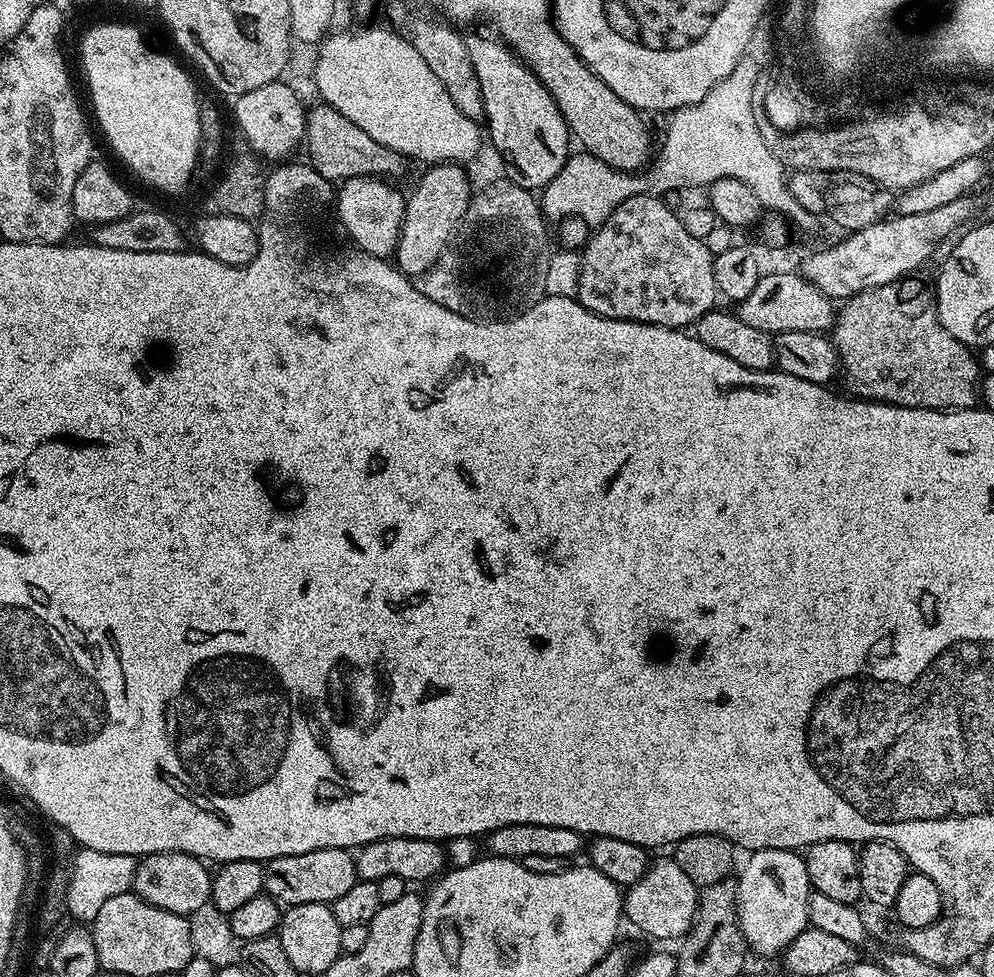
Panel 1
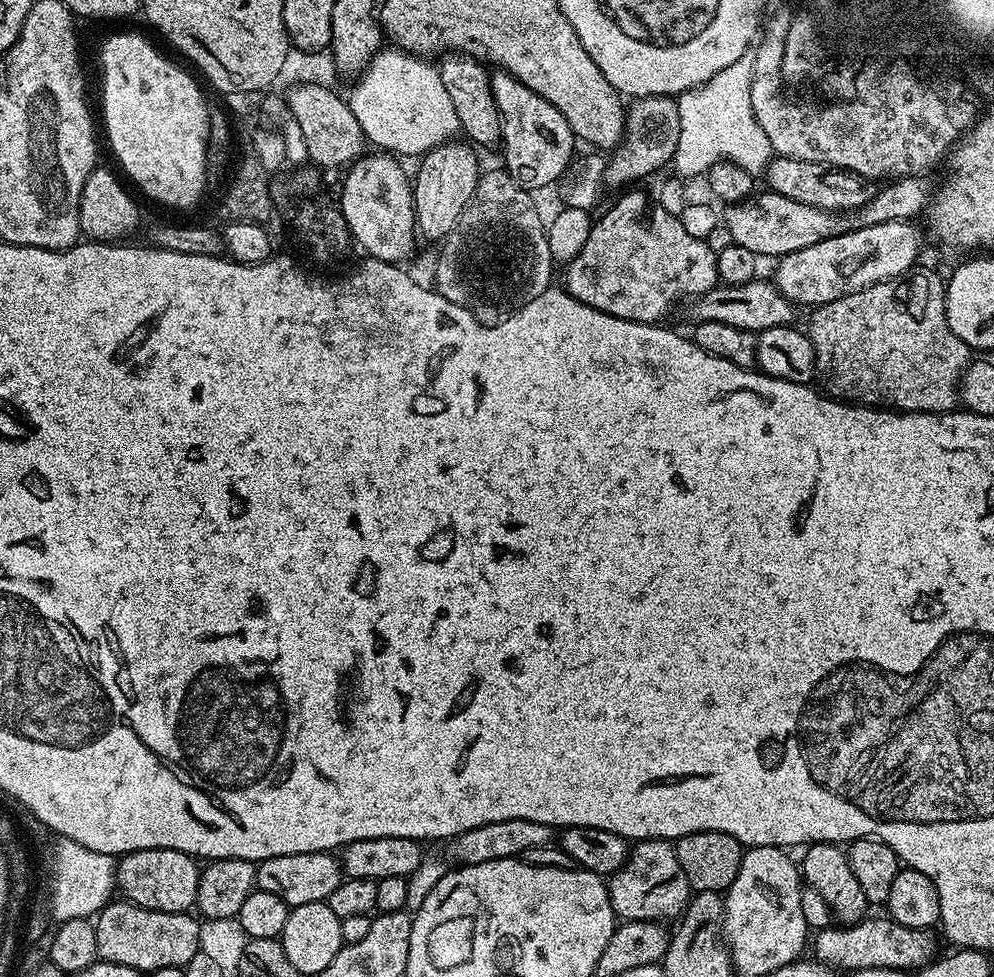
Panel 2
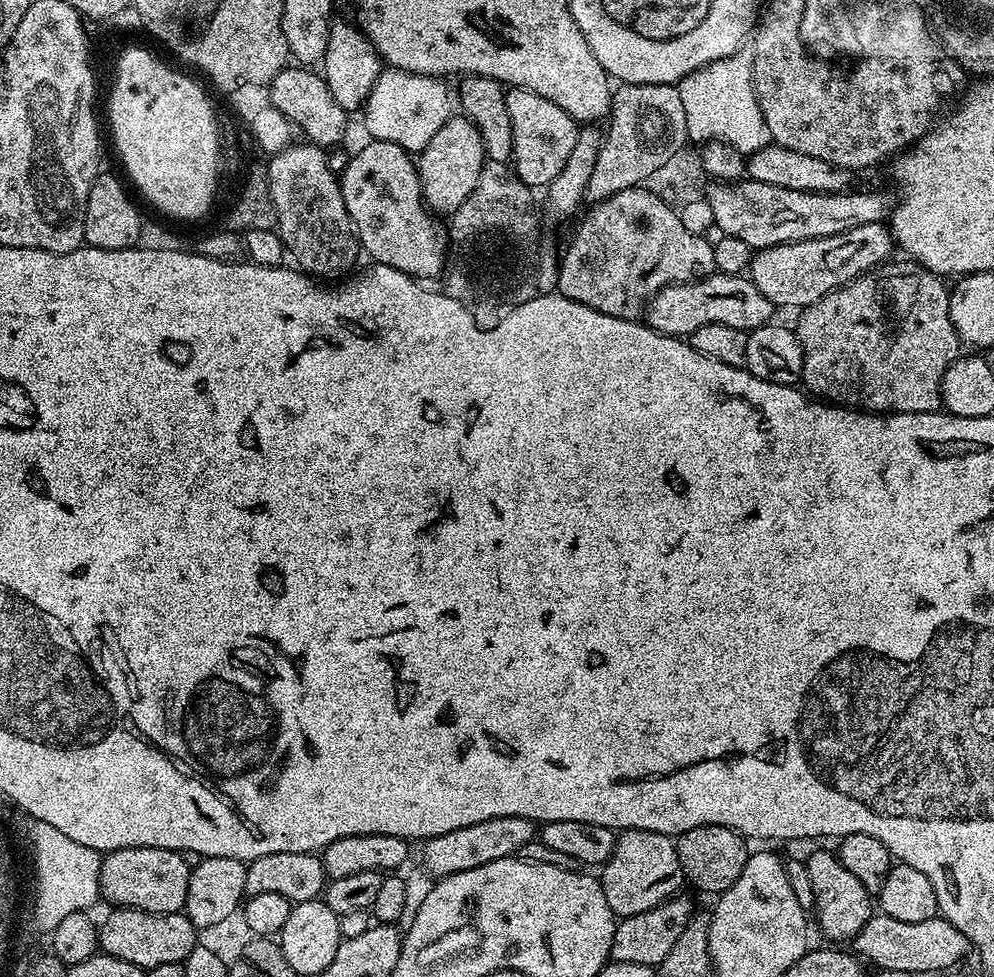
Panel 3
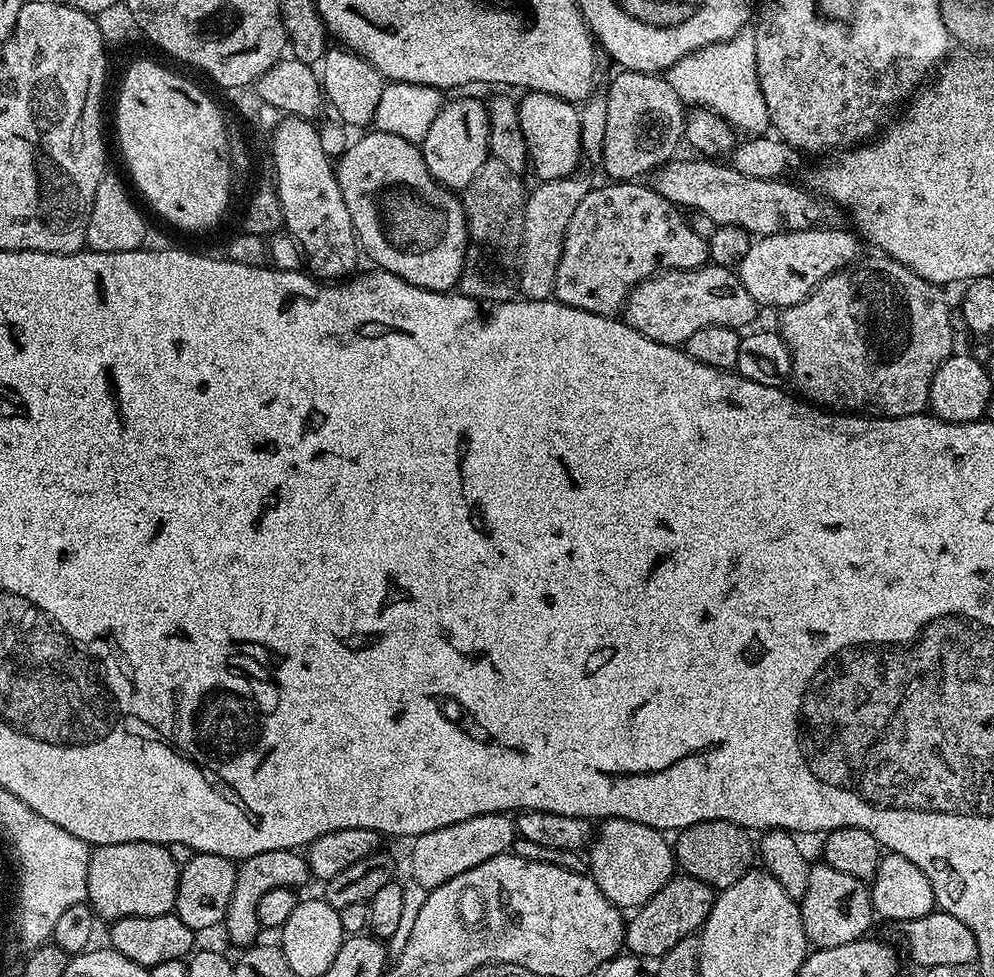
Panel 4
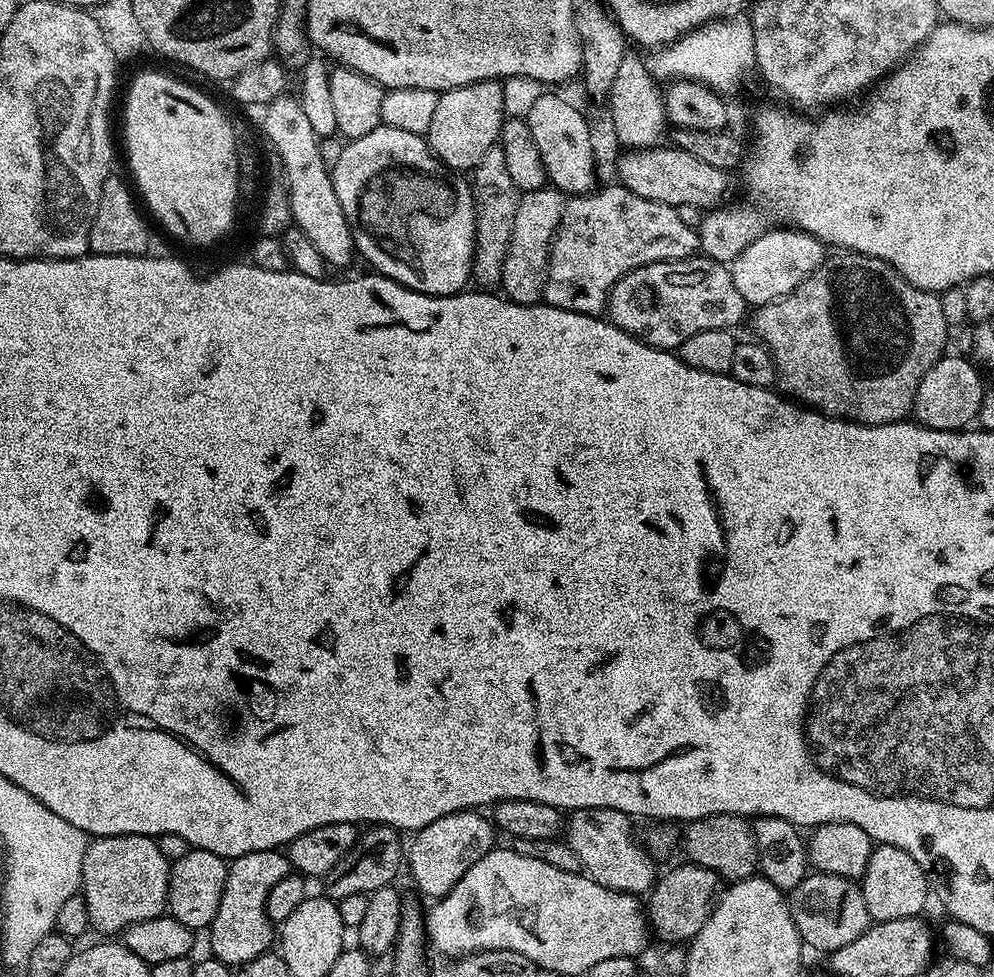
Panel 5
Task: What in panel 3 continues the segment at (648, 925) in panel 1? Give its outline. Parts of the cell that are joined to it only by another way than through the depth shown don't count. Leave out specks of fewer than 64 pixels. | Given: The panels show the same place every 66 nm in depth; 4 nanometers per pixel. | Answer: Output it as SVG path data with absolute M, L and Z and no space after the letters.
M623 829L616 837L611 858L599 869L598 879L606 894L606 902L617 918L642 914L657 908L677 895L686 881L679 862L676 841L654 830Z

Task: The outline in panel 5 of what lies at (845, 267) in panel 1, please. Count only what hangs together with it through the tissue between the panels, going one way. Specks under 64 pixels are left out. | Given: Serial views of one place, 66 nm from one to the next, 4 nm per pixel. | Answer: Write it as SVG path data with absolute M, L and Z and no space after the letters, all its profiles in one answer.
M776 226L763 232L746 250L736 253L736 259L730 265L734 286L742 294L745 305L759 306L769 304L771 300L780 300L788 296L814 270L818 270L826 259L826 245L809 232L797 232L790 226Z

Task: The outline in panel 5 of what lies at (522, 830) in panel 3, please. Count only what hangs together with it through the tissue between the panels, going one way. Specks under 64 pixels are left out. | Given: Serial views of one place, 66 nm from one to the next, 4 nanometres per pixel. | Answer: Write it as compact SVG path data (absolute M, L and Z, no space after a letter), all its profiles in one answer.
M473 809L443 815L413 835L413 842L409 843L406 852L406 864L410 866L413 882L429 900L448 894L470 866L495 847L498 837L495 823L483 816L483 813Z

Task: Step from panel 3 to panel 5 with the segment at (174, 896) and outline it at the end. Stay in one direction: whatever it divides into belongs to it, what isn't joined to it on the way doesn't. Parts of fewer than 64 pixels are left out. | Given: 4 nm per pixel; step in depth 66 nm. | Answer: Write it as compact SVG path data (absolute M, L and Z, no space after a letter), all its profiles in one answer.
M118 834L117 836L97 836L89 839L88 849L82 858L82 895L86 902L86 910L90 910L90 925L100 932L123 933L125 928L134 926L134 922L146 922L146 918L158 918L165 915L168 906L168 869L170 867L169 857L164 857L164 852L159 848L157 841L151 836L139 836L138 834Z

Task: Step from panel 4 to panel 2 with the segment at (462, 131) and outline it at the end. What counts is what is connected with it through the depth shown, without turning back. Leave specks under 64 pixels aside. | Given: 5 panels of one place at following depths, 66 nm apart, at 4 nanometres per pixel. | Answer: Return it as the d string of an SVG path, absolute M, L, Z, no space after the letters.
M468 142L456 143L439 144L419 157L420 169L416 176L414 172L412 201L416 207L416 230L423 239L425 236L428 240L440 242L452 233L480 181L482 167L476 161L477 149Z

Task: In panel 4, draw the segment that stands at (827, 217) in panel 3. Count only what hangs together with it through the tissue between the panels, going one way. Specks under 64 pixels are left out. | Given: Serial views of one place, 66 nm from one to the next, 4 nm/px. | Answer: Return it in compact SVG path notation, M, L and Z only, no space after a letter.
M712 158L669 160L655 170L654 177L656 192L671 204L684 210L693 208L706 219L713 220L713 225L734 226L752 238L806 230L825 223L823 206L798 185L788 184L792 182L784 178L746 178L746 174L738 174L728 162L717 162Z

